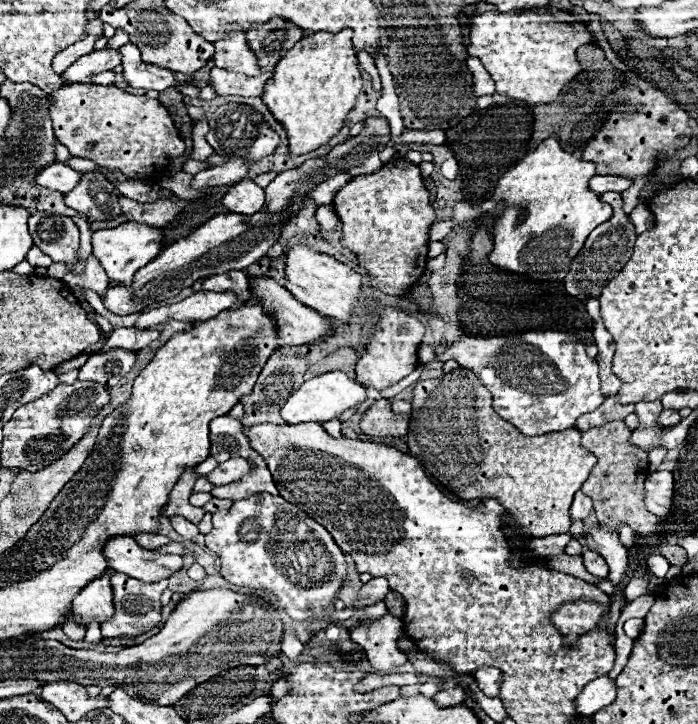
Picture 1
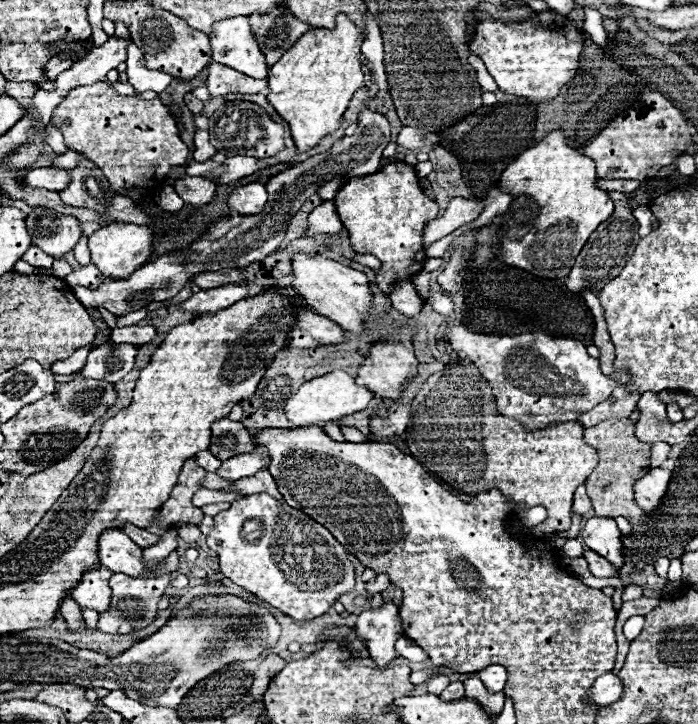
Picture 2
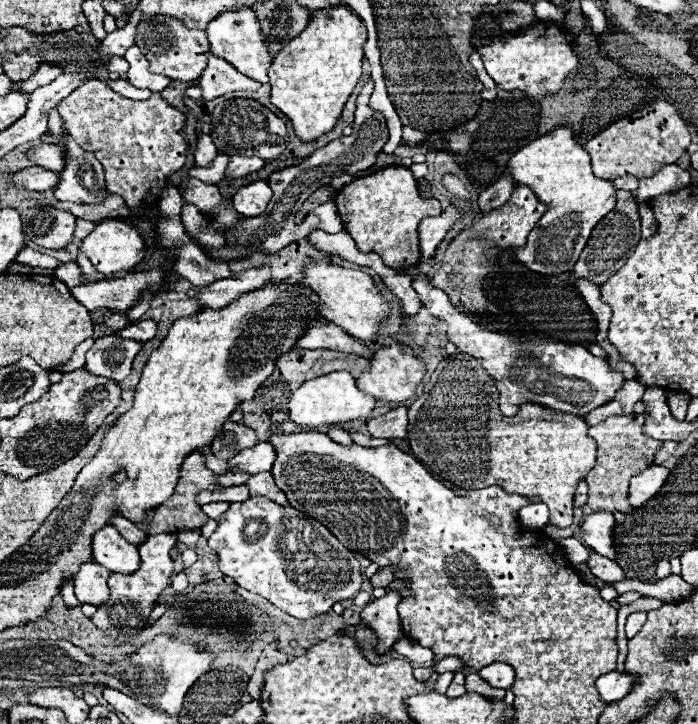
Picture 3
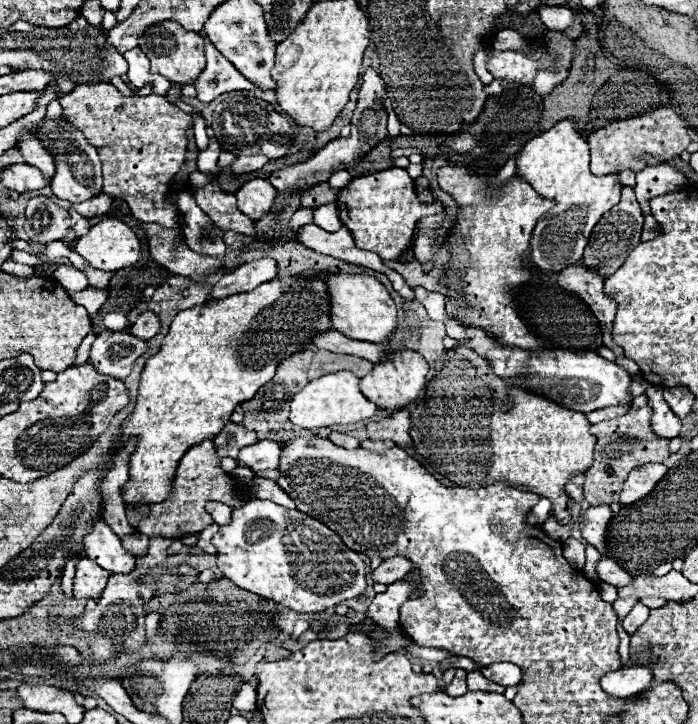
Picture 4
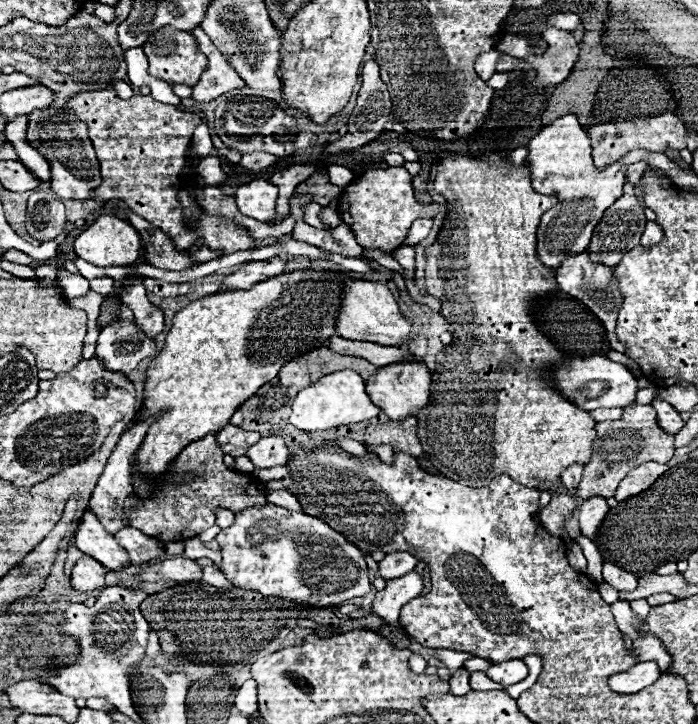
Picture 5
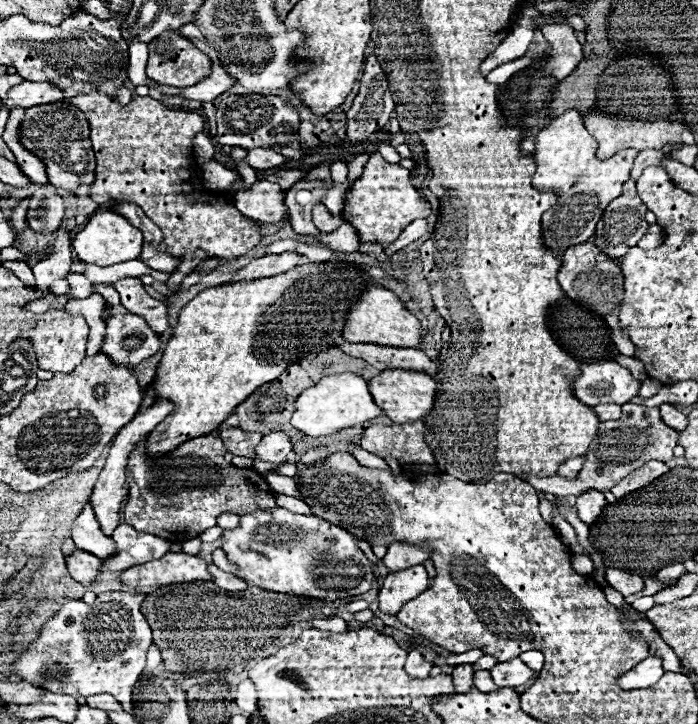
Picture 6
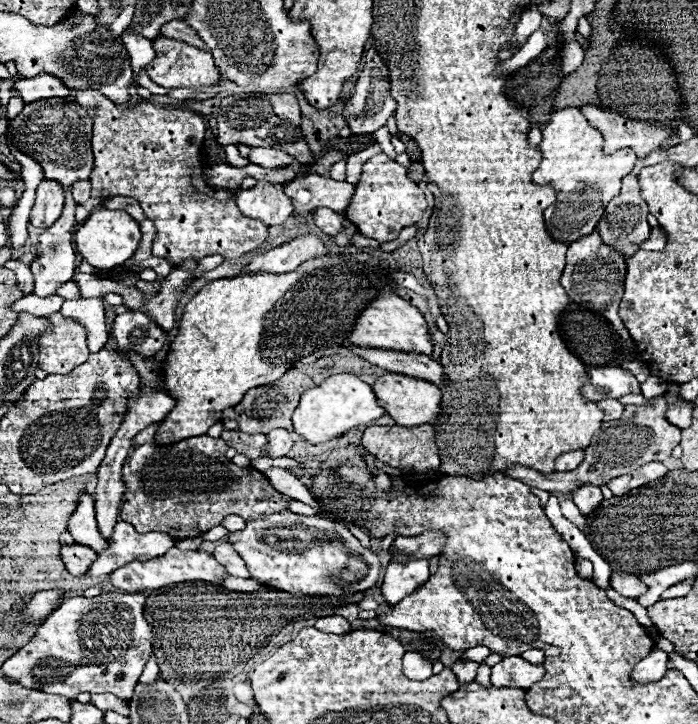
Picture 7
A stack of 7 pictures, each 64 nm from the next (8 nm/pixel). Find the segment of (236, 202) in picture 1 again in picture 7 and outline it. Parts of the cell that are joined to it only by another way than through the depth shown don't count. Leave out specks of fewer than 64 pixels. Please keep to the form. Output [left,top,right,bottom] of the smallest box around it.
[238,180,292,226]

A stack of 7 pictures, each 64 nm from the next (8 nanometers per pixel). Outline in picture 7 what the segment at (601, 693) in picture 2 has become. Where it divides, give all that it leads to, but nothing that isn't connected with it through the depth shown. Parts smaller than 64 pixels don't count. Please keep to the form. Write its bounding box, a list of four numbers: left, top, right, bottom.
[632,648,668,682]

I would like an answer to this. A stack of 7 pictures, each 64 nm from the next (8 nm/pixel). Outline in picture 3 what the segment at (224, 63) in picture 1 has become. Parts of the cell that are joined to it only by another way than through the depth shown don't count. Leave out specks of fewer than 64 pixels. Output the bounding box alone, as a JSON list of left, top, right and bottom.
[206,8,272,84]

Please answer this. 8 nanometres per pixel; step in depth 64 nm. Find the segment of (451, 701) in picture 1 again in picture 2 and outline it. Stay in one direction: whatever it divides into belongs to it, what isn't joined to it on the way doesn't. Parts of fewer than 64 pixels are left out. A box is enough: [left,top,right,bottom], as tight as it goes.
[440,680,464,700]

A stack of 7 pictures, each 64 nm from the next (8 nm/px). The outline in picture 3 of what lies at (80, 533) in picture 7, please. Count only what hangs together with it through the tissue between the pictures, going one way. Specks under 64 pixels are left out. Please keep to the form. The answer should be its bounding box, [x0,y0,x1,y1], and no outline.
[92,526,140,574]

